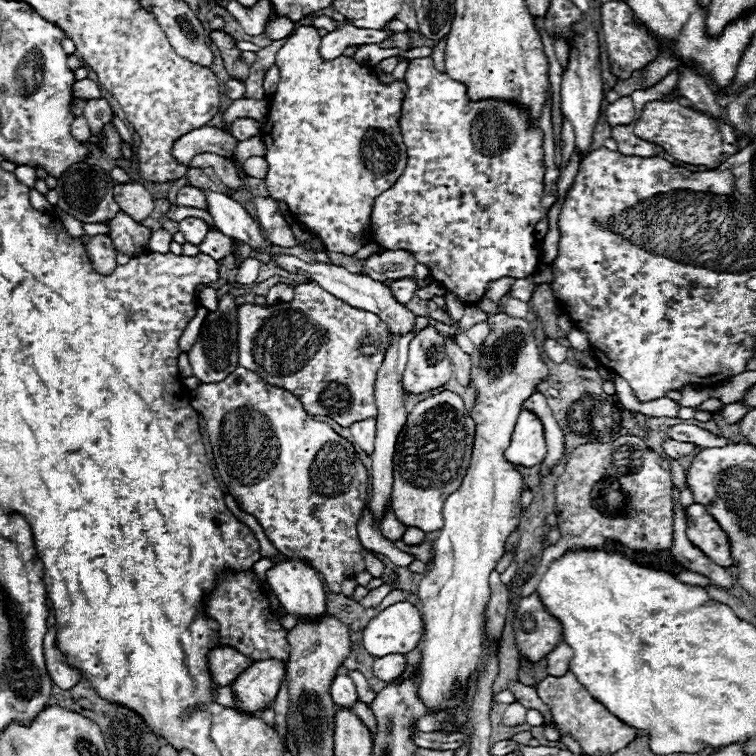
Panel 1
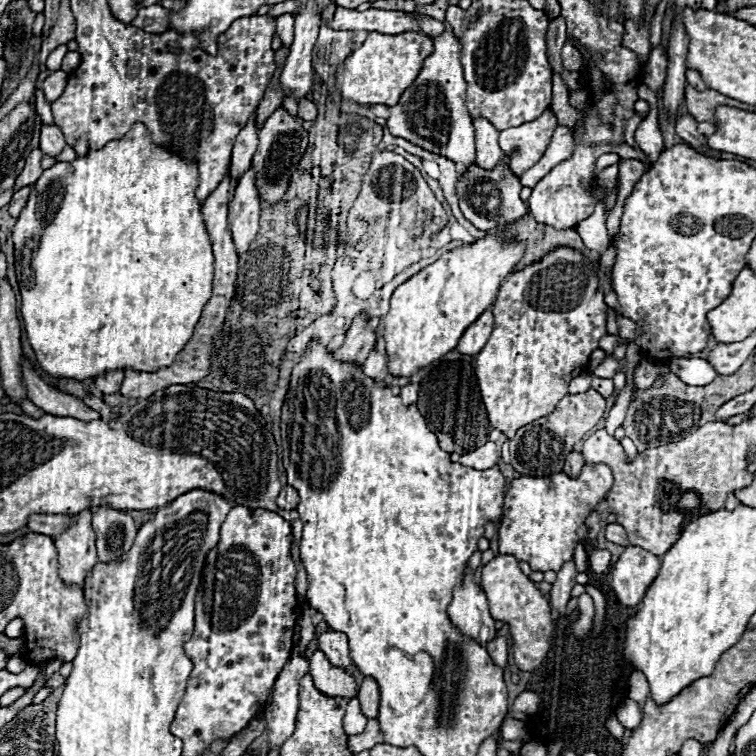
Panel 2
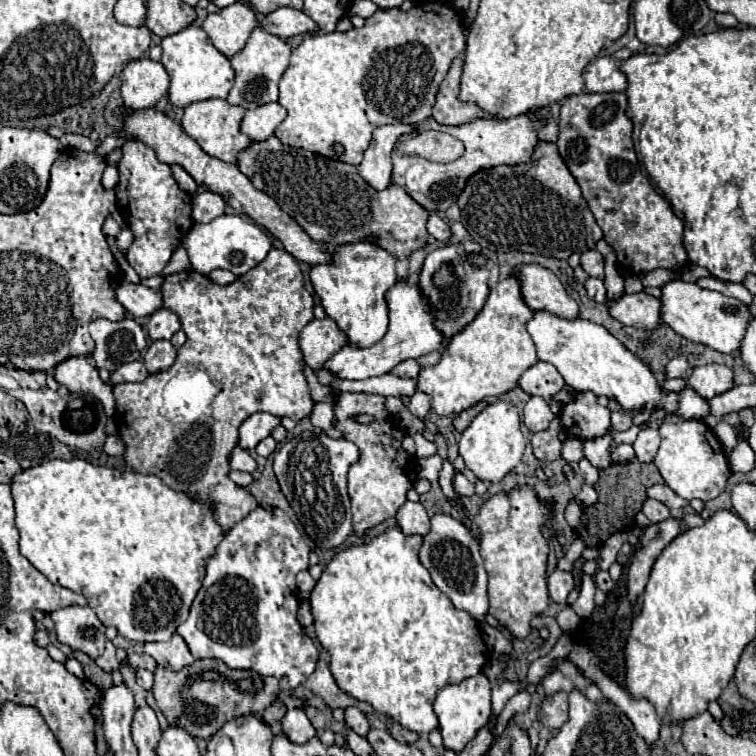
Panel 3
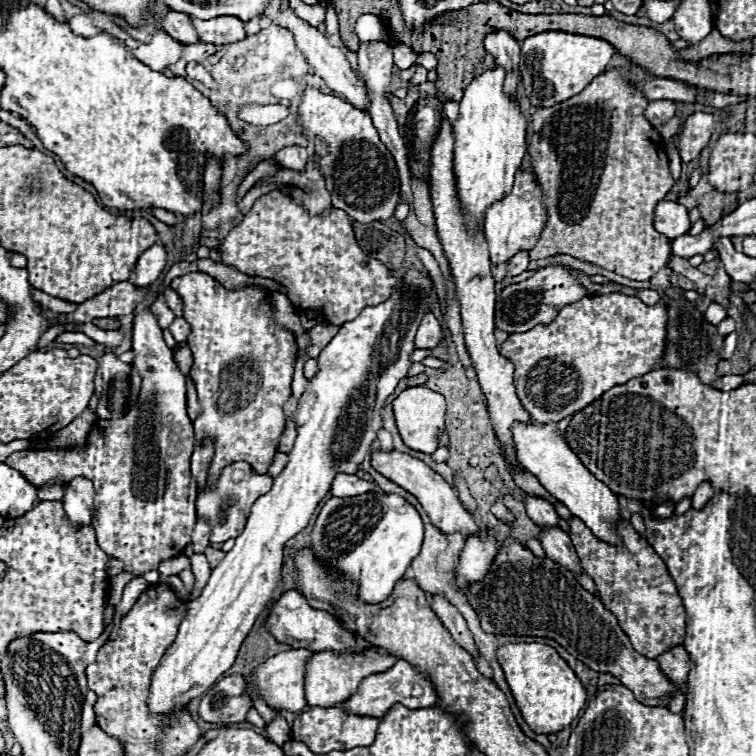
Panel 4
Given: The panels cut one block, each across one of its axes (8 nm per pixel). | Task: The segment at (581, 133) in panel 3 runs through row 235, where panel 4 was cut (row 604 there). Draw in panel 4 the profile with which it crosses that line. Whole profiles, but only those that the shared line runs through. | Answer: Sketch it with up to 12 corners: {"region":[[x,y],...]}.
{"region":[[624,518],[618,546],[582,520],[568,536],[634,650],[684,642],[664,560]]}

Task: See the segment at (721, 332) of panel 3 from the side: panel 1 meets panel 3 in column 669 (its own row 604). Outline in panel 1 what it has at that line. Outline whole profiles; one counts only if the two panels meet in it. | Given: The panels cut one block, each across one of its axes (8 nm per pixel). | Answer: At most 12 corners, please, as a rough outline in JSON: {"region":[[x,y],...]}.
{"region":[[284,558],[266,582],[288,614],[326,614],[318,572]]}

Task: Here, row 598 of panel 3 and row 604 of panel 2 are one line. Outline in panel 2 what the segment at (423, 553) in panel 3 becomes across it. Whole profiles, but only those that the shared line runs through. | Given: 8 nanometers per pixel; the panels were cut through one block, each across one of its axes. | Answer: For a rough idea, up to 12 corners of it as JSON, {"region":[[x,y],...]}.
{"region":[[466,568],[448,616],[466,636],[488,644],[496,636],[486,594]]}

